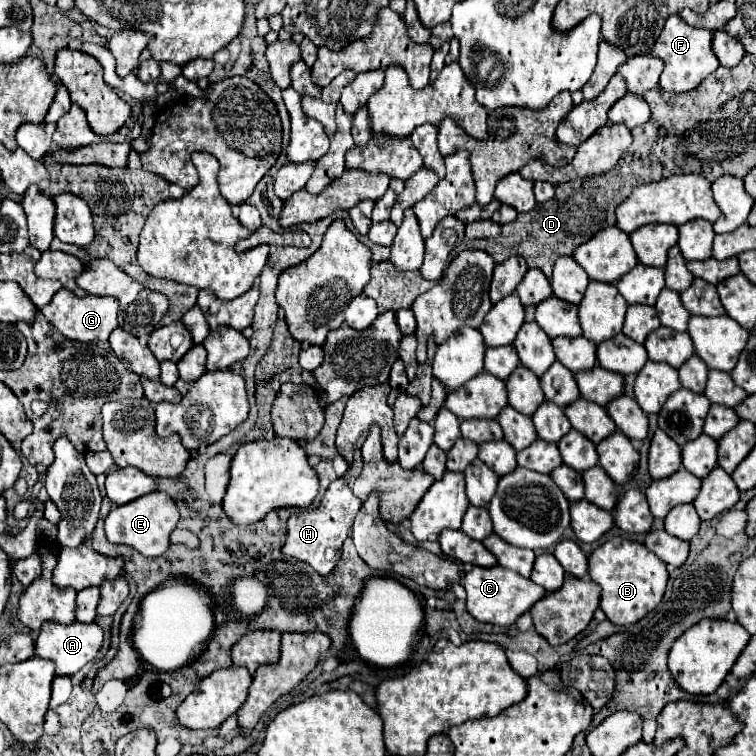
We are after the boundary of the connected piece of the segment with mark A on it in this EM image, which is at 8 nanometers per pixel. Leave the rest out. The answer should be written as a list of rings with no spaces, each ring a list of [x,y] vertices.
[[[46,621],[36,639],[36,657],[54,661],[56,675],[74,675],[96,657],[96,653],[102,647],[102,641],[104,641],[104,633],[98,623],[74,621],[70,625],[62,625],[58,621]]]

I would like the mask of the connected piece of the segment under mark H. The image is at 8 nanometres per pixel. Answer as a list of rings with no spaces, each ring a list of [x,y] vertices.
[[[361,450],[354,451],[352,465],[346,471],[344,477],[336,479],[330,483],[328,491],[324,493],[320,505],[312,511],[300,511],[300,513],[292,513],[288,519],[288,535],[286,535],[286,543],[282,547],[282,553],[294,559],[300,559],[308,565],[312,565],[320,575],[328,575],[338,559],[340,559],[340,551],[342,551],[342,543],[344,539],[350,535],[352,531],[352,521],[362,505],[362,501],[352,493],[352,485],[356,481],[362,471],[364,461]]]

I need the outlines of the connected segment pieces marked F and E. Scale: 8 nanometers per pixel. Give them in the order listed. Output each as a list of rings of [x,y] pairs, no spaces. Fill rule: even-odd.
[[[670,15],[656,45],[652,47],[652,55],[664,61],[664,71],[660,75],[660,87],[666,91],[684,93],[694,89],[702,79],[718,69],[718,59],[712,51],[712,31],[706,27],[694,27],[682,21],[680,15]]]
[[[154,491],[134,503],[126,503],[126,507],[114,505],[106,517],[106,537],[110,543],[130,545],[146,557],[160,557],[170,545],[170,533],[176,529],[178,519],[180,513],[176,501],[164,491]]]

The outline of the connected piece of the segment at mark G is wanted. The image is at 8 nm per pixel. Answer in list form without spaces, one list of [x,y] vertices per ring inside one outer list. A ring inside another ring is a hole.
[[[60,289],[54,299],[42,309],[46,319],[72,341],[108,341],[108,335],[118,327],[118,299],[114,297],[76,297],[68,289]]]

